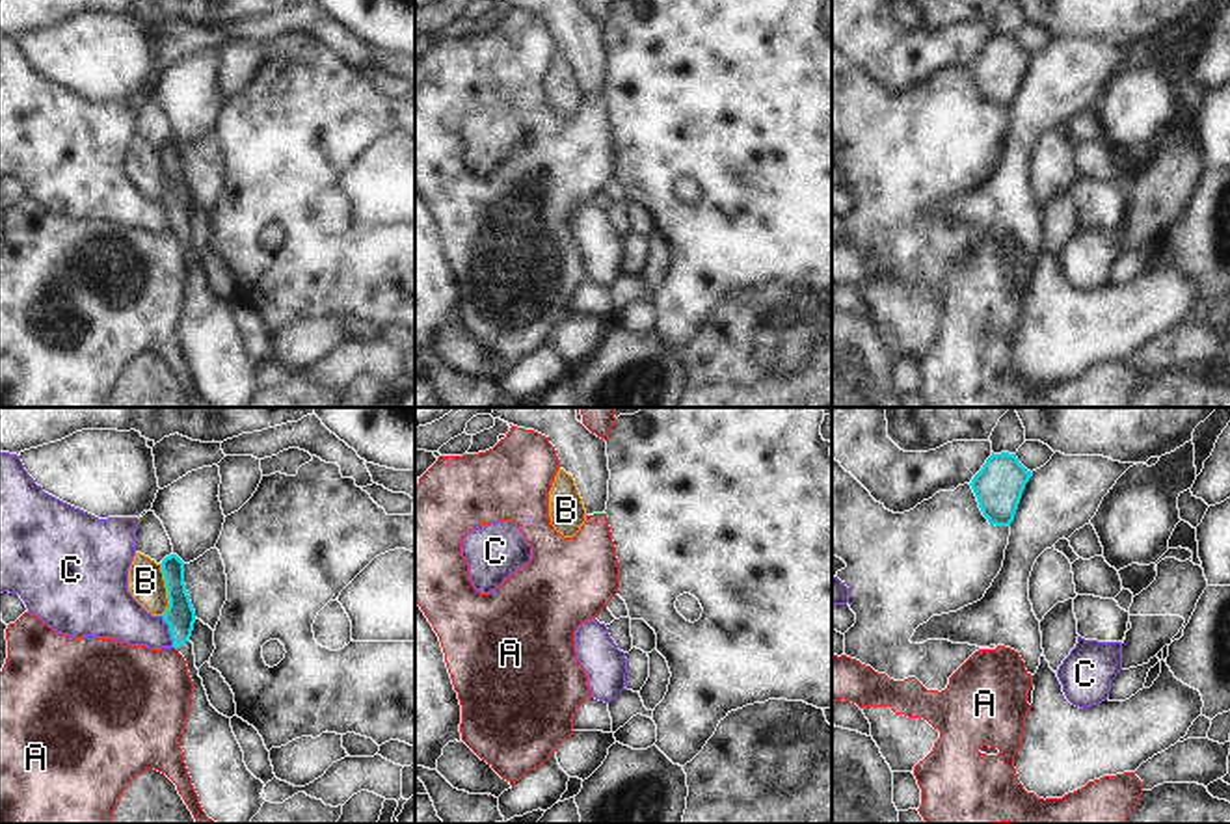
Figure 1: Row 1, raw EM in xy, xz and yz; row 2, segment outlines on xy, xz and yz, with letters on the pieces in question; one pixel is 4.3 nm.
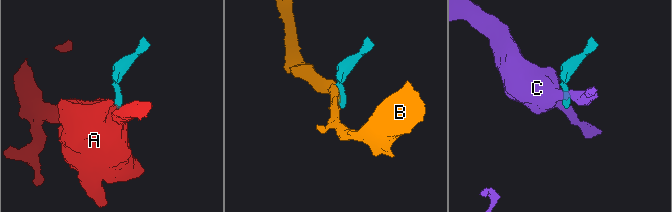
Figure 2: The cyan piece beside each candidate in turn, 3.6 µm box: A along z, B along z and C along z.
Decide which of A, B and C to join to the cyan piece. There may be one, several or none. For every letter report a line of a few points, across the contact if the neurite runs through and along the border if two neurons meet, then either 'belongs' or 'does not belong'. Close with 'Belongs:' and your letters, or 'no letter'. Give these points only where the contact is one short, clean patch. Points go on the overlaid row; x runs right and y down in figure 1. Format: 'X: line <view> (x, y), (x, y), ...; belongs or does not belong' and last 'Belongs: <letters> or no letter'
A: line xy (173, 646), (177, 650); does not belong
B: line xy (160, 564), (168, 599), (168, 609), (162, 616); does not belong
C: line xy (160, 616), (168, 625), (173, 646); does not belong
Belongs: no letter

